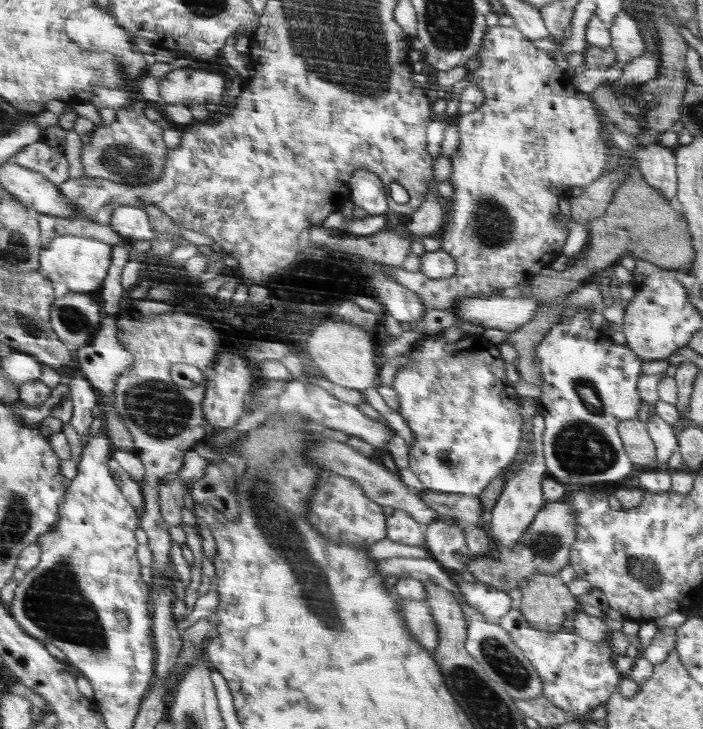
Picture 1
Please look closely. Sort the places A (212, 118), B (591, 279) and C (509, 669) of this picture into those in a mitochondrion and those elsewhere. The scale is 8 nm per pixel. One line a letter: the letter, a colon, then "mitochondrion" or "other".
A: other
B: other
C: mitochondrion

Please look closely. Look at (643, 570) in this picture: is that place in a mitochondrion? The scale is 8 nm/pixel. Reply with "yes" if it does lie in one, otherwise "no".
yes

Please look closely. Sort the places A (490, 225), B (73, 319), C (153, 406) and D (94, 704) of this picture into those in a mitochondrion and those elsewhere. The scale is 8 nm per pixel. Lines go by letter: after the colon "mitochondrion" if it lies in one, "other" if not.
A: mitochondrion
B: mitochondrion
C: mitochondrion
D: other

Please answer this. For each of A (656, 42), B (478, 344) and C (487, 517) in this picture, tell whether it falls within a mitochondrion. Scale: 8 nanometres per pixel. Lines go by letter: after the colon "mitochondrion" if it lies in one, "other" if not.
A: other
B: other
C: other

